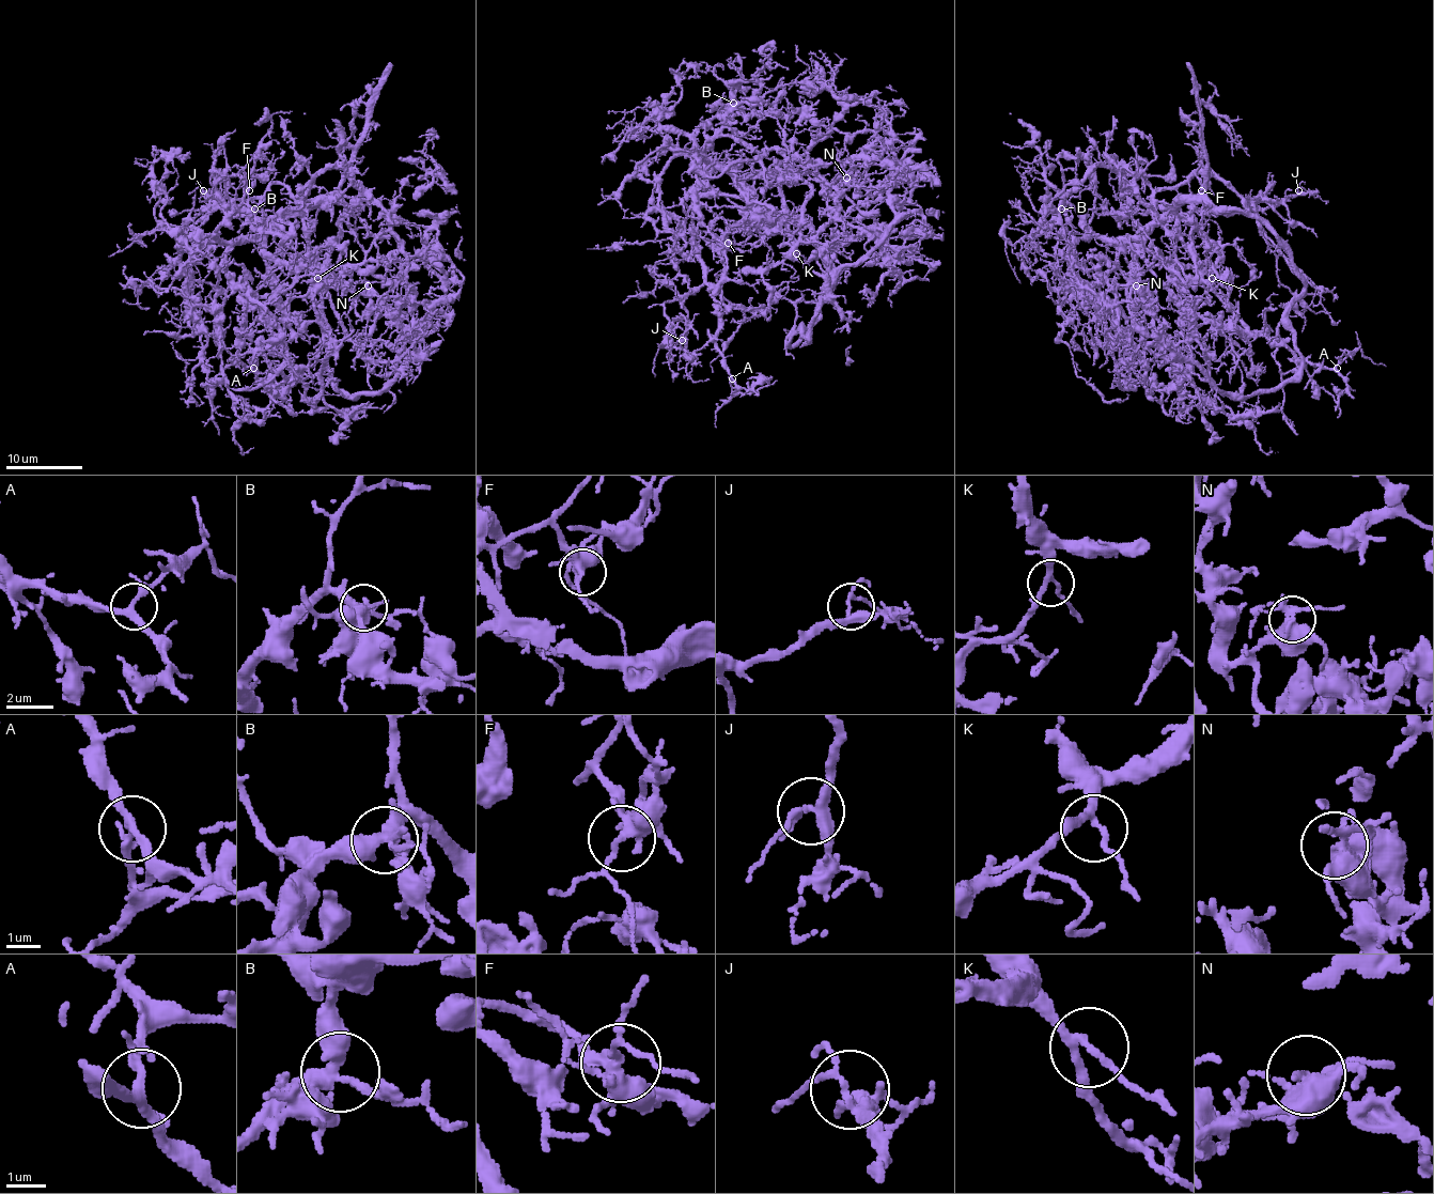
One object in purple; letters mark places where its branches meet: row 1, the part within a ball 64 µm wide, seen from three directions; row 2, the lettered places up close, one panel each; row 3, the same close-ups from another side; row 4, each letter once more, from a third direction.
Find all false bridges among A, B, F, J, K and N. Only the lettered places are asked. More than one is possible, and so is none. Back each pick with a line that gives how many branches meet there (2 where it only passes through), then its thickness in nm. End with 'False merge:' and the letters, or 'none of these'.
False merge: none of these

